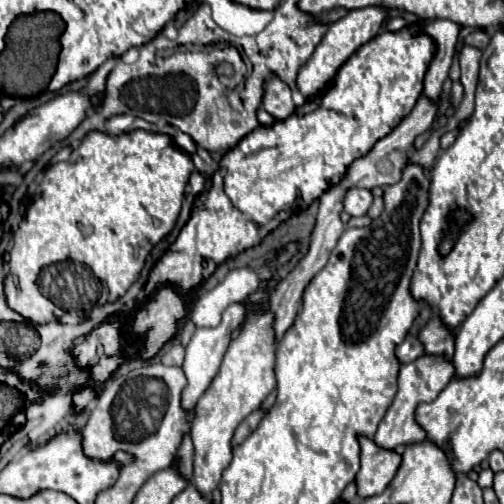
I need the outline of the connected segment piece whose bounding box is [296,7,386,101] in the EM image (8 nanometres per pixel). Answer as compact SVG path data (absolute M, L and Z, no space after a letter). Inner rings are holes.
M364 7L364 9L352 9L346 17L334 21L328 27L326 35L322 37L322 41L314 49L312 57L302 65L302 69L296 77L296 89L304 95L306 101L316 97L316 93L320 93L320 89L324 89L324 85L328 85L328 81L332 81L332 77L336 75L340 65L344 65L344 61L348 61L348 57L358 47L362 47L364 43L368 43L370 39L374 39L380 33L380 27L384 25L384 19L386 19L386 9L384 7Z

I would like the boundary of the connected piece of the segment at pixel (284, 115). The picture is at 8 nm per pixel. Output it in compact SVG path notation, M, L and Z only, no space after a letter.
M270 77L264 85L264 109L276 121L288 119L296 109L294 101L292 101L290 87L284 81L280 81L278 77Z

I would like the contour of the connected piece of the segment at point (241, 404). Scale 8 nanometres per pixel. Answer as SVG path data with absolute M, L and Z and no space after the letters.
M264 281L258 291L248 295L248 301L260 303L260 307L264 309L264 315L246 313L242 333L230 343L218 375L210 383L208 391L200 397L196 411L194 411L196 415L194 415L192 431L190 431L194 449L196 449L196 453L194 453L194 485L204 497L210 495L218 487L222 471L232 461L232 437L234 437L236 427L254 409L258 409L262 405L262 401L268 397L268 393L276 387L276 373L274 373L276 341L274 341L274 331L272 331L272 313L268 307L268 291L262 291L262 287L266 283L268 281Z

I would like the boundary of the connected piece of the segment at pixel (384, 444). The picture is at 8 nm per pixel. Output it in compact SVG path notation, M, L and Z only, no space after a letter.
M422 355L414 363L402 365L400 371L398 371L398 393L396 393L392 405L388 407L384 419L378 425L374 443L378 447L390 449L390 451L394 451L398 445L422 443L426 437L424 437L424 431L420 429L420 425L416 425L416 421L414 421L414 411L416 411L418 403L434 401L438 397L438 393L448 385L448 381L452 377L454 377L452 363L446 361L444 357L436 357L436 355Z

